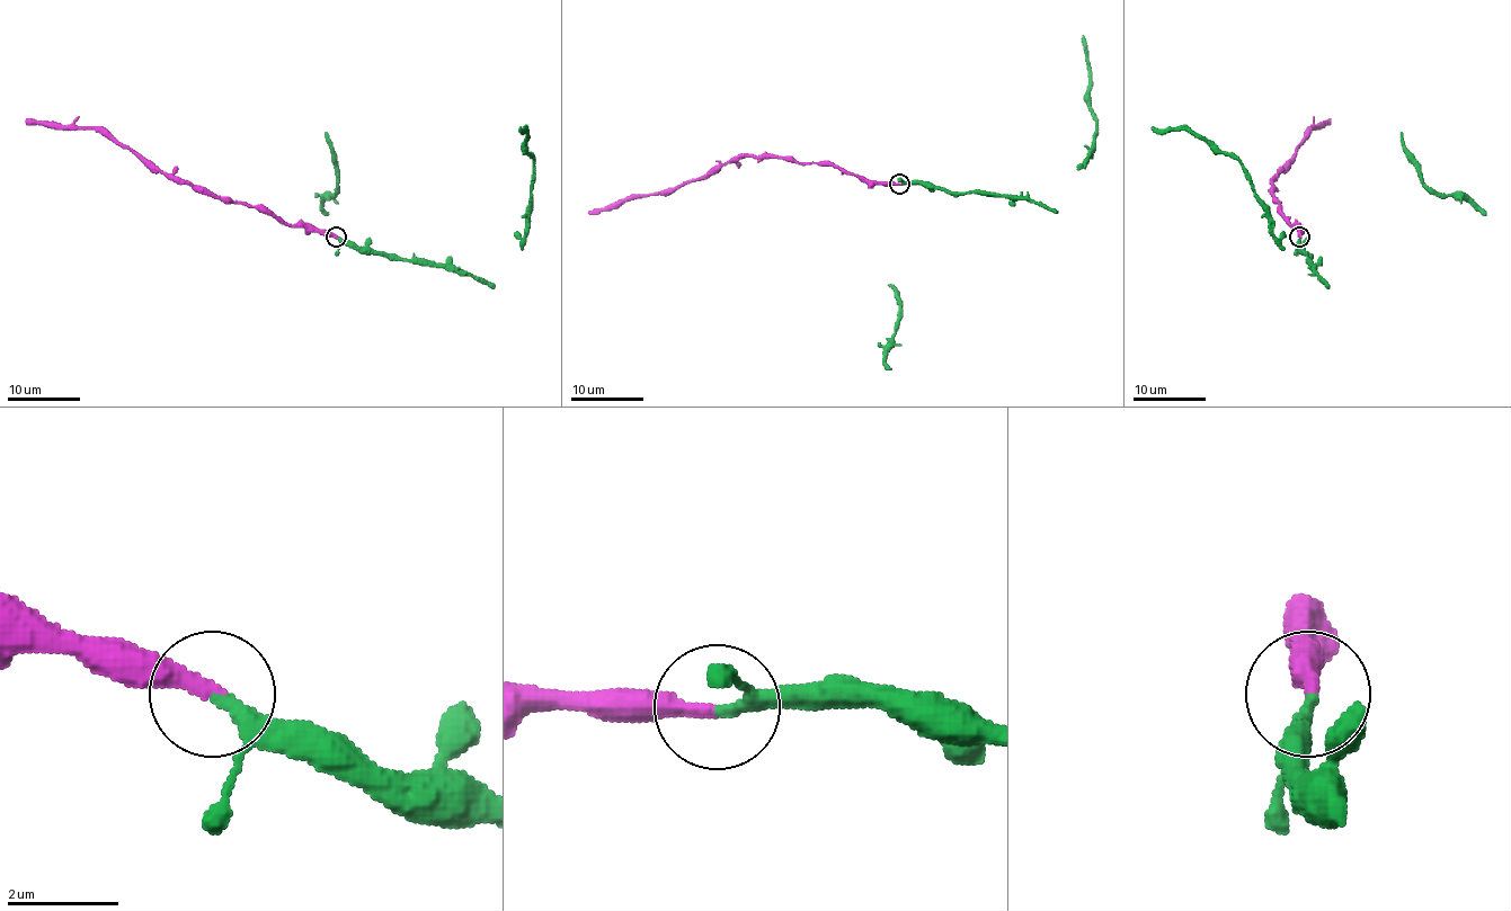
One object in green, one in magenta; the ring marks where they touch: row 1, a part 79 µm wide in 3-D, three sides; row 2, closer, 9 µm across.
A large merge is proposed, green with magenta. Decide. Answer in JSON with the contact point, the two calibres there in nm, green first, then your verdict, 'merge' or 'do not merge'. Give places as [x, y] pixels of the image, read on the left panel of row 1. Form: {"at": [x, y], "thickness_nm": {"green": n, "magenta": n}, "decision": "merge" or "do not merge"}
{"at": [336, 237], "thickness_nm": {"green": 260, "magenta": 320}, "decision": "merge"}

